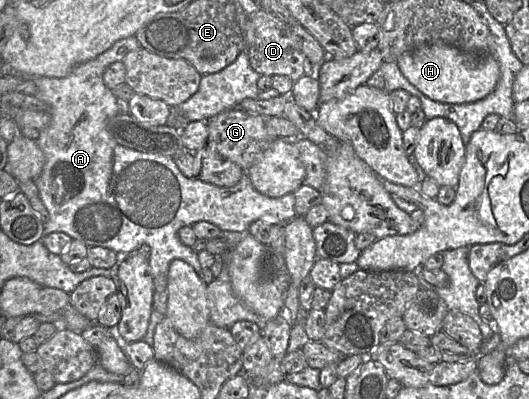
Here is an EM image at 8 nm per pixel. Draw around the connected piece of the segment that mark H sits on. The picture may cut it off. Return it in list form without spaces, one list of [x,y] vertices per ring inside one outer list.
[[[429,44],[401,55],[396,61],[403,76],[433,101],[464,104],[489,95],[500,79],[500,66],[491,54],[469,55],[456,47]]]

